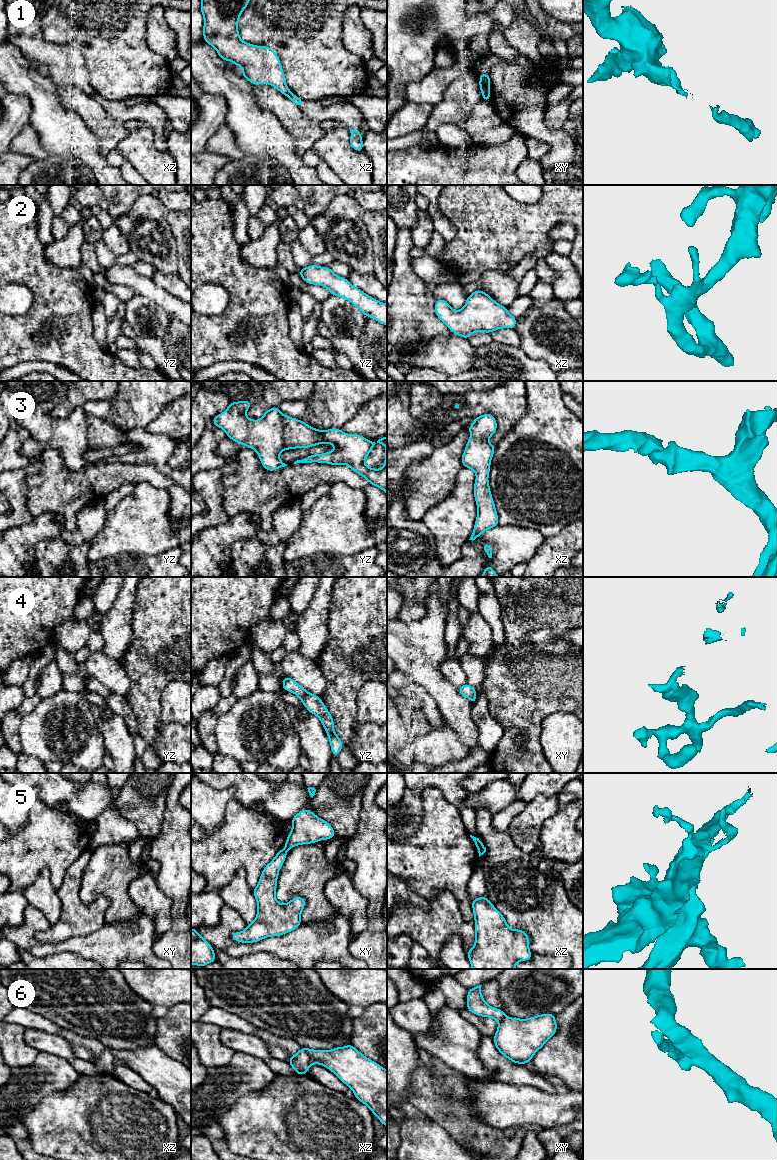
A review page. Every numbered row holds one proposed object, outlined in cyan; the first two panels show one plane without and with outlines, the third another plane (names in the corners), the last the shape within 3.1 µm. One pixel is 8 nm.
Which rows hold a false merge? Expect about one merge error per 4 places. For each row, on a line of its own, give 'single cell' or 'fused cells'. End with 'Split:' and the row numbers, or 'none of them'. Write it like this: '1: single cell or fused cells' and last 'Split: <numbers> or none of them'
1: fused cells
2: single cell
3: single cell
4: fused cells
5: fused cells
6: fused cells
Split: 1, 4, 5, 6

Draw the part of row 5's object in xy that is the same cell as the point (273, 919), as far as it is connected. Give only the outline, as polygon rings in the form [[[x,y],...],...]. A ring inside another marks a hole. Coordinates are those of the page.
[[[281,849],[270,863],[268,863],[260,876],[258,885],[253,889],[253,895],[257,901],[256,918],[247,924],[244,931],[231,933],[231,938],[241,943],[254,943],[266,937],[281,936],[297,929],[301,924],[301,913],[306,905],[306,901],[301,896],[295,896],[286,904],[280,904],[275,896],[279,870],[285,862],[287,851]]]

